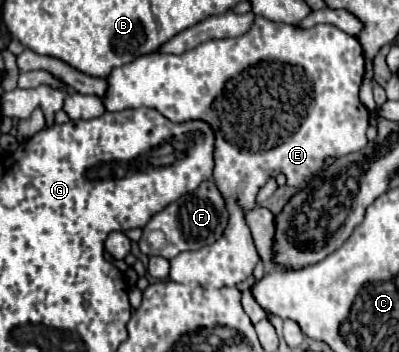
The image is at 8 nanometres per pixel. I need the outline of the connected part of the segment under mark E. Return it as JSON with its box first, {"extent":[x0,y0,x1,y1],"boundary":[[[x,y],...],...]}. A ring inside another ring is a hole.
{"extent":[103,16,367,288],"boundary":[[[257,16],[245,36],[209,40],[179,56],[153,52],[125,66],[113,68],[107,80],[109,88],[103,98],[109,112],[145,106],[161,112],[171,122],[181,124],[189,120],[203,120],[215,130],[213,180],[227,202],[227,210],[231,214],[229,226],[225,228],[223,238],[215,244],[177,254],[171,260],[169,272],[173,282],[201,288],[223,288],[237,286],[249,278],[259,262],[259,254],[245,222],[245,214],[255,206],[255,196],[267,180],[277,174],[285,174],[289,186],[301,186],[305,180],[319,174],[325,158],[347,156],[367,146],[367,136],[363,132],[365,108],[359,100],[363,62],[365,58],[359,40],[333,24],[317,24],[313,28],[299,30],[291,24],[279,24]]]}

